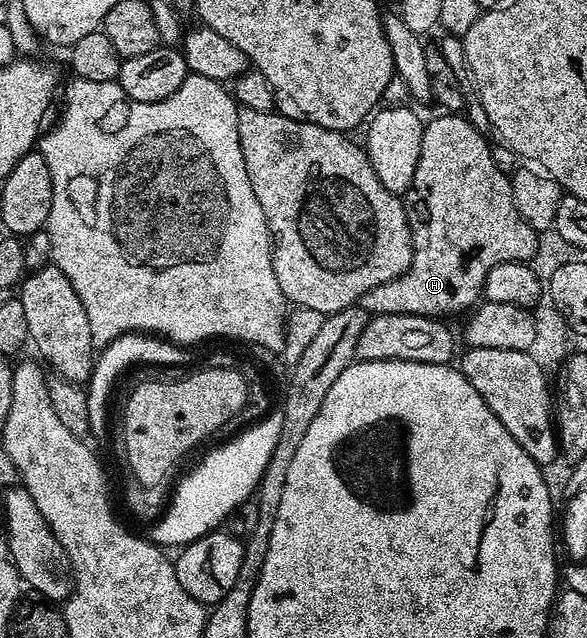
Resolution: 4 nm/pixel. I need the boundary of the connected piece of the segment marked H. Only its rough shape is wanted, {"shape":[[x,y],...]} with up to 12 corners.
{"shape":[[462,113],[424,125],[405,195],[411,267],[368,315],[442,319],[497,264],[530,263],[492,143]]}

